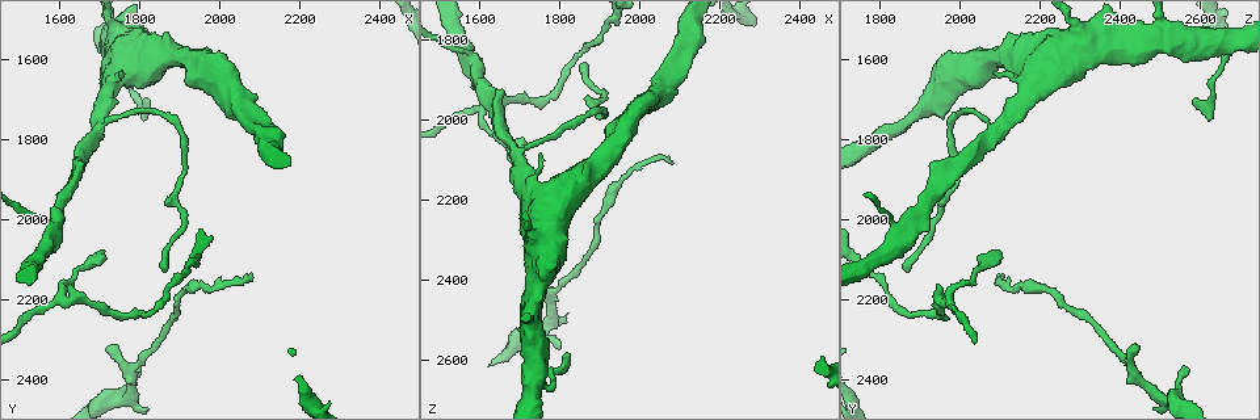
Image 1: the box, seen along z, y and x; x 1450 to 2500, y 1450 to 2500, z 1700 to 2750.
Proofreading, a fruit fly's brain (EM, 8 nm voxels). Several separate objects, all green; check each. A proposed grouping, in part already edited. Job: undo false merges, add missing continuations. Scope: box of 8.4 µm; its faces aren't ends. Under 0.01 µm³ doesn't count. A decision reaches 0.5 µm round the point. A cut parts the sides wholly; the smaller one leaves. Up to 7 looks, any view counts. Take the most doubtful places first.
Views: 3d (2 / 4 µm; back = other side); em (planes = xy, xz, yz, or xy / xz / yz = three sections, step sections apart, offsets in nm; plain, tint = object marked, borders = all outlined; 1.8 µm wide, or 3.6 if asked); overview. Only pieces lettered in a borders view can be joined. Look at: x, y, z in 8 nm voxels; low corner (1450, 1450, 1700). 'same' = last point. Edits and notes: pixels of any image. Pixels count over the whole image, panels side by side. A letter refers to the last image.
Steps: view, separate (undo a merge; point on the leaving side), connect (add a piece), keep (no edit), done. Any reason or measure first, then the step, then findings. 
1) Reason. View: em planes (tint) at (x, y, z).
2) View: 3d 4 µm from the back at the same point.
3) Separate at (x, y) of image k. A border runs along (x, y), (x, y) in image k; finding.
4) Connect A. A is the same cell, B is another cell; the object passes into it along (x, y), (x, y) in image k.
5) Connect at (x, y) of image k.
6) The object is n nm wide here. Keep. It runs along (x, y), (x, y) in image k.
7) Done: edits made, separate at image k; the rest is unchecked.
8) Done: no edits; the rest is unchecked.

Branch stops here. View: em planes (borders) at (1710, 2325, 2445).

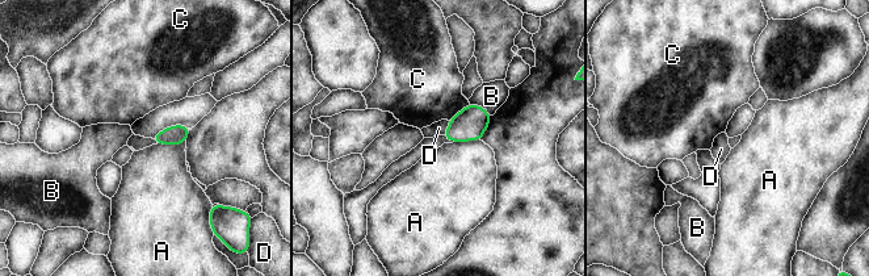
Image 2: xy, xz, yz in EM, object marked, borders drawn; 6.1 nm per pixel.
Keep. A, B, C and D are other cells; a border runs along (449, 121), (449, 126), (443, 134) in image 2; none of them fits.

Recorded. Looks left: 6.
Branch stops here. View: 3d 2 µm from the back at (1820, 1695, 2580).

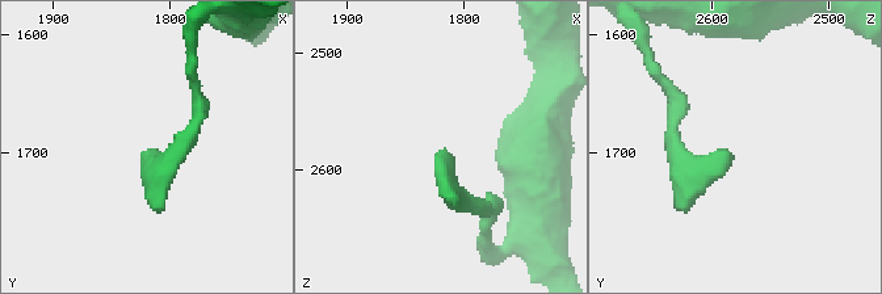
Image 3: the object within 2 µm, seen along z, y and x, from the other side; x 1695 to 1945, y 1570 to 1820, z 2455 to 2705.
Shape alone is not enough. View: em xy step 8 (borders) at (1824, 1698, 2584).

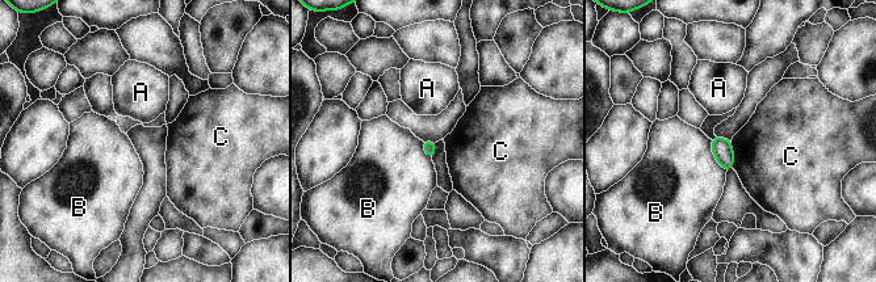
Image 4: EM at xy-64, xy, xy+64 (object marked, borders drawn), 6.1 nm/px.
The object is 80 nm wide here; the longest contact is with B, 220 nm. Keep. A, B and C are other cells; no lettered piece goes on from it.

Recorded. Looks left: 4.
Thin end. View: em 3.6 µm xy step 4 (tint) at (1710, 2085, 2105).

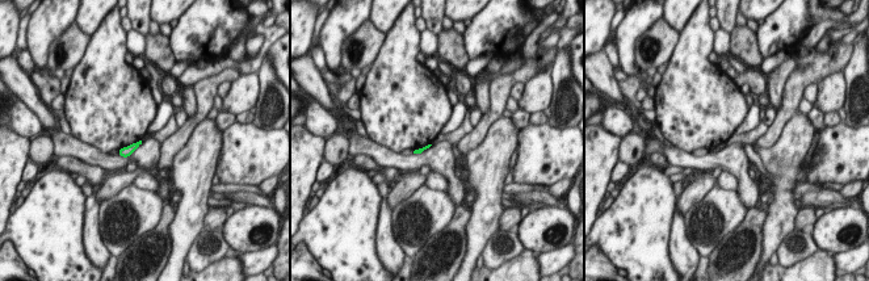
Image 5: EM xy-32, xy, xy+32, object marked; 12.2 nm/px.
View: em 3.6 µm planes (borders) at the same point.

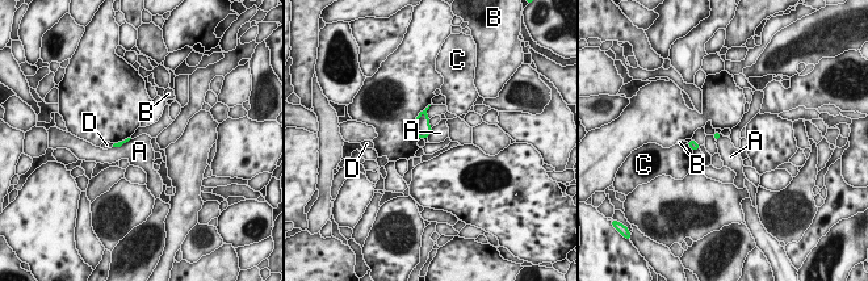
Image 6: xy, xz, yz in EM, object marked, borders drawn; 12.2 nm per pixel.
Keep. A, B, C and D are other cells; a border runs along (130, 138), (121, 146), (113, 147) in image 6; no lettered piece goes on from it.

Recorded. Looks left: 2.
Done: no edits; the rest is unchecked.

